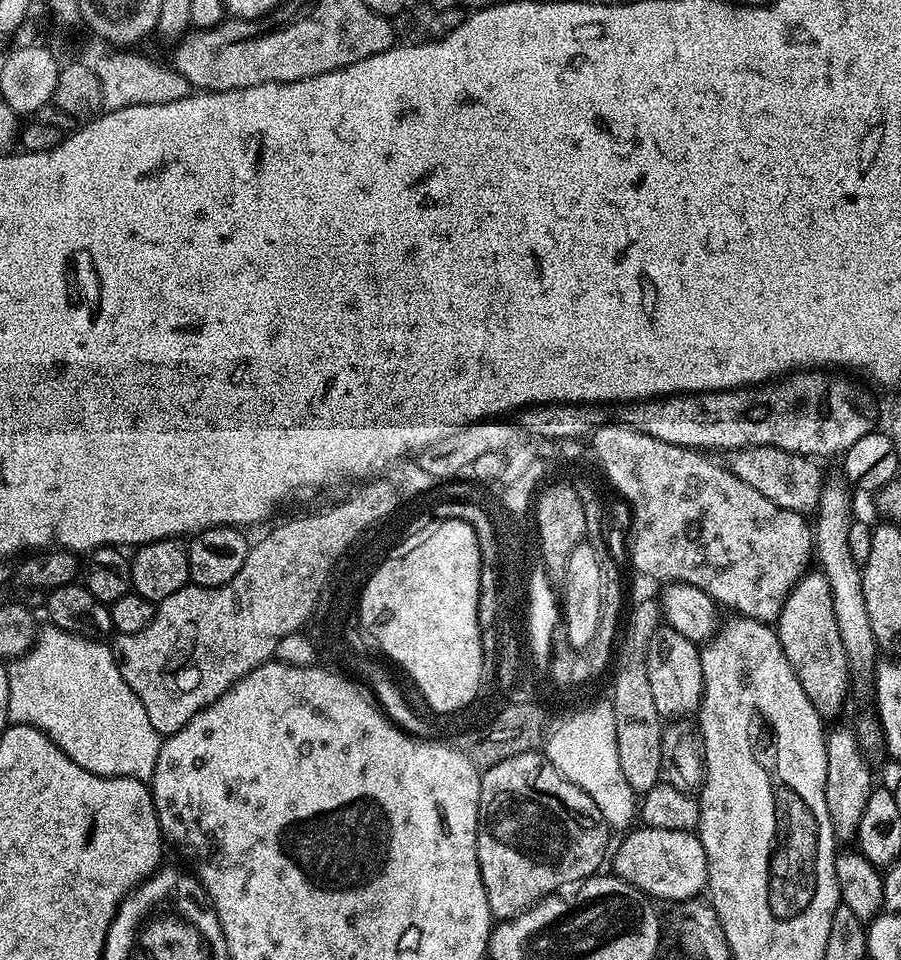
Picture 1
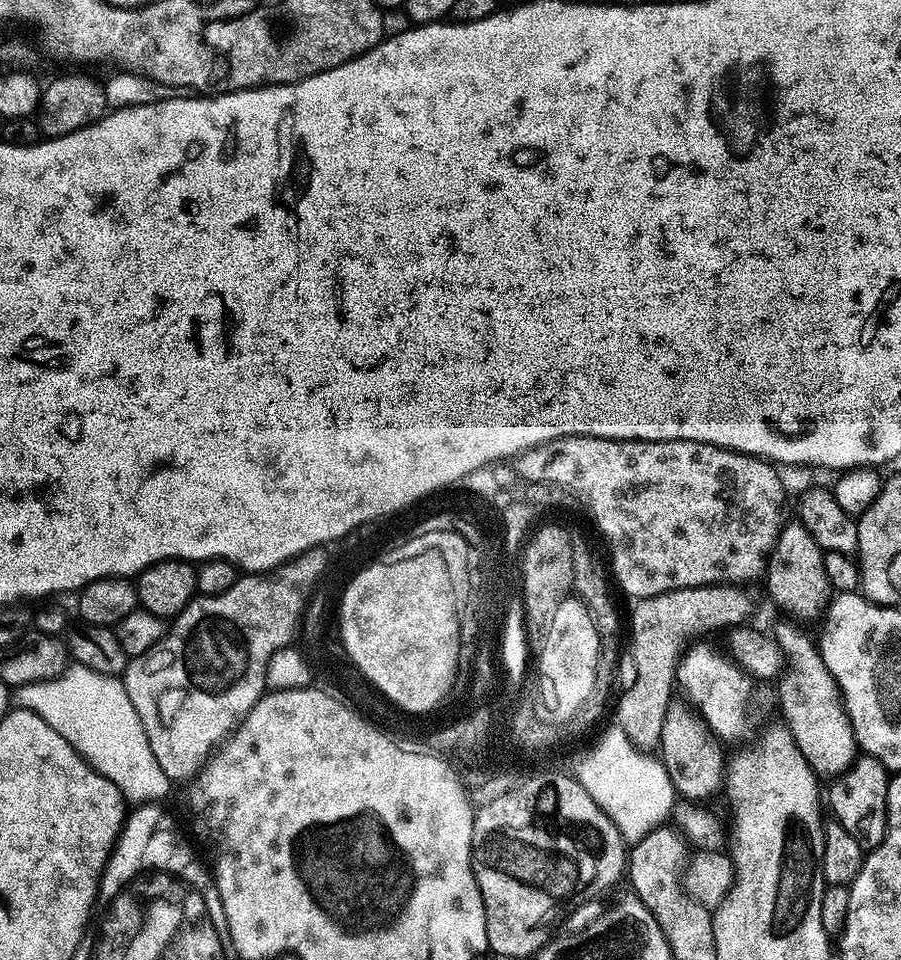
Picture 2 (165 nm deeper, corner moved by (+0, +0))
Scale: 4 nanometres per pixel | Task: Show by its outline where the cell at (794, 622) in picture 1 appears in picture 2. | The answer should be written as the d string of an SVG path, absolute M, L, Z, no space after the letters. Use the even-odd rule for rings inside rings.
M790 522L781 528L773 555L769 557L764 582L768 584L773 602L787 613L787 617L814 618L827 609L832 591L826 578L824 552L803 524Z

